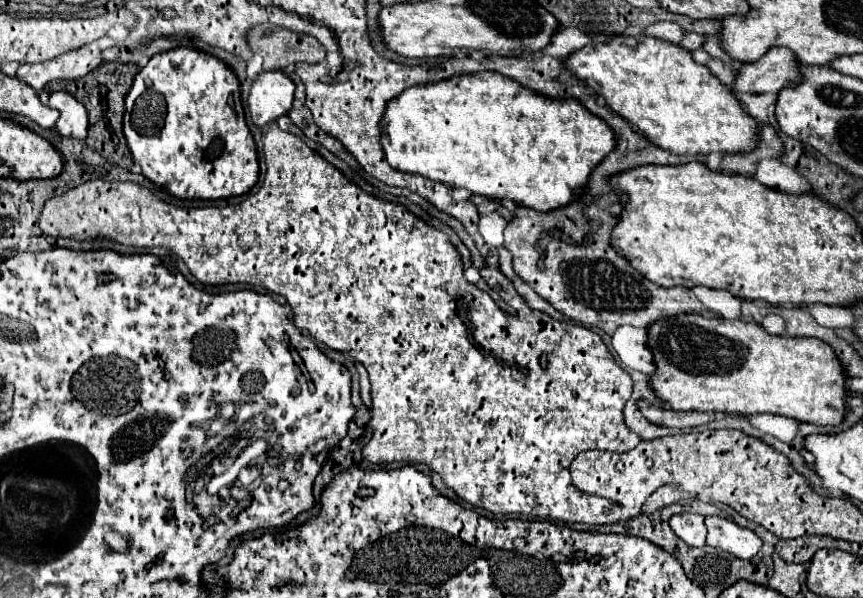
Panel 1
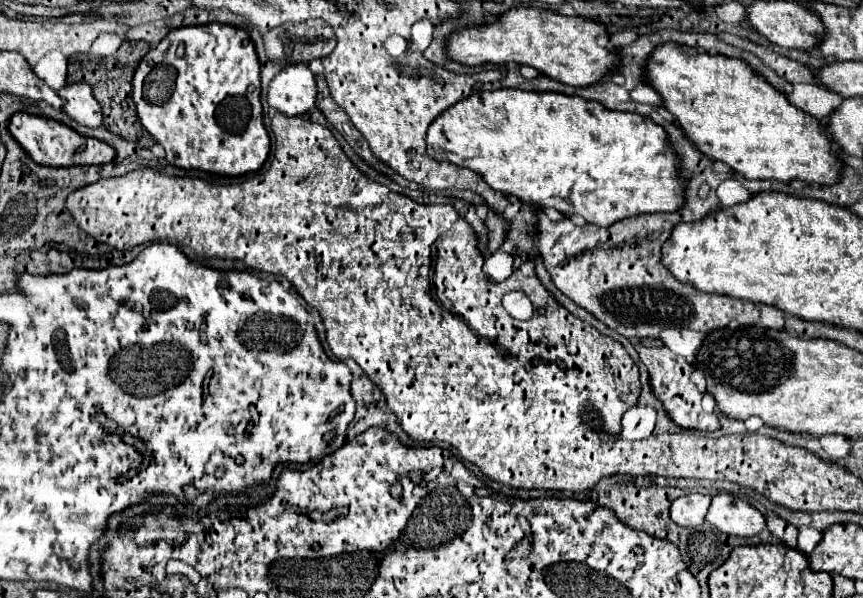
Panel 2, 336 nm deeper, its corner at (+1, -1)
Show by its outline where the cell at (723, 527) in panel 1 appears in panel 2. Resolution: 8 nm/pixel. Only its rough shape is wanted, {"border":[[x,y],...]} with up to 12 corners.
{"border":[[727,492],[713,496],[707,522],[731,536],[757,536],[763,514]]}

